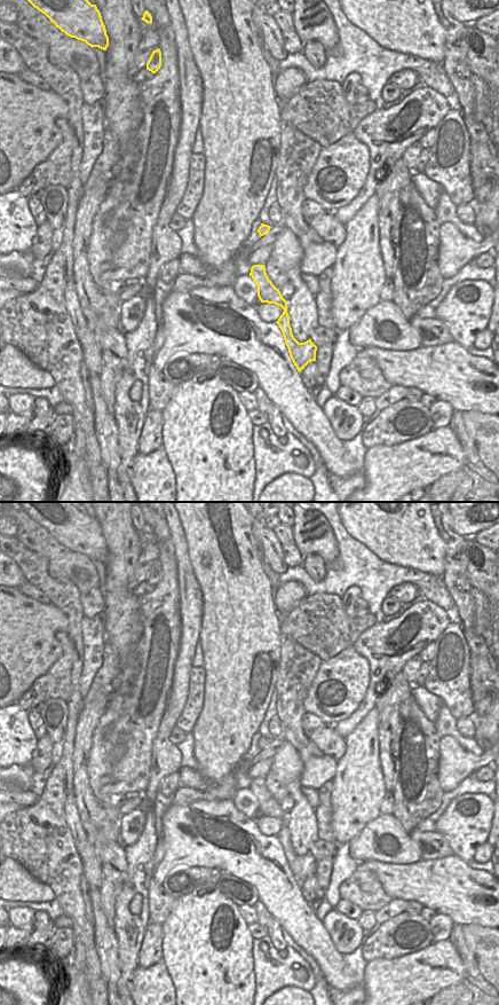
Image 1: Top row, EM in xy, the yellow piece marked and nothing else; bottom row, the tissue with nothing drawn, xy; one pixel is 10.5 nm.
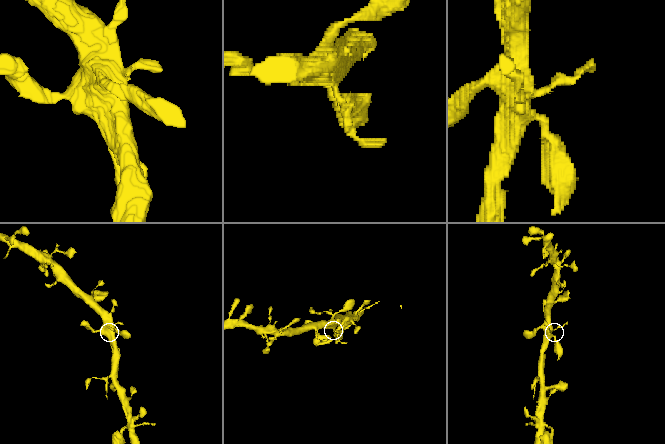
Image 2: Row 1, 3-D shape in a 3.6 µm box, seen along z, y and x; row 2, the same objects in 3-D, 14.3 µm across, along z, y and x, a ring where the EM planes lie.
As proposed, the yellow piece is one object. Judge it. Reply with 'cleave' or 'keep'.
keep

